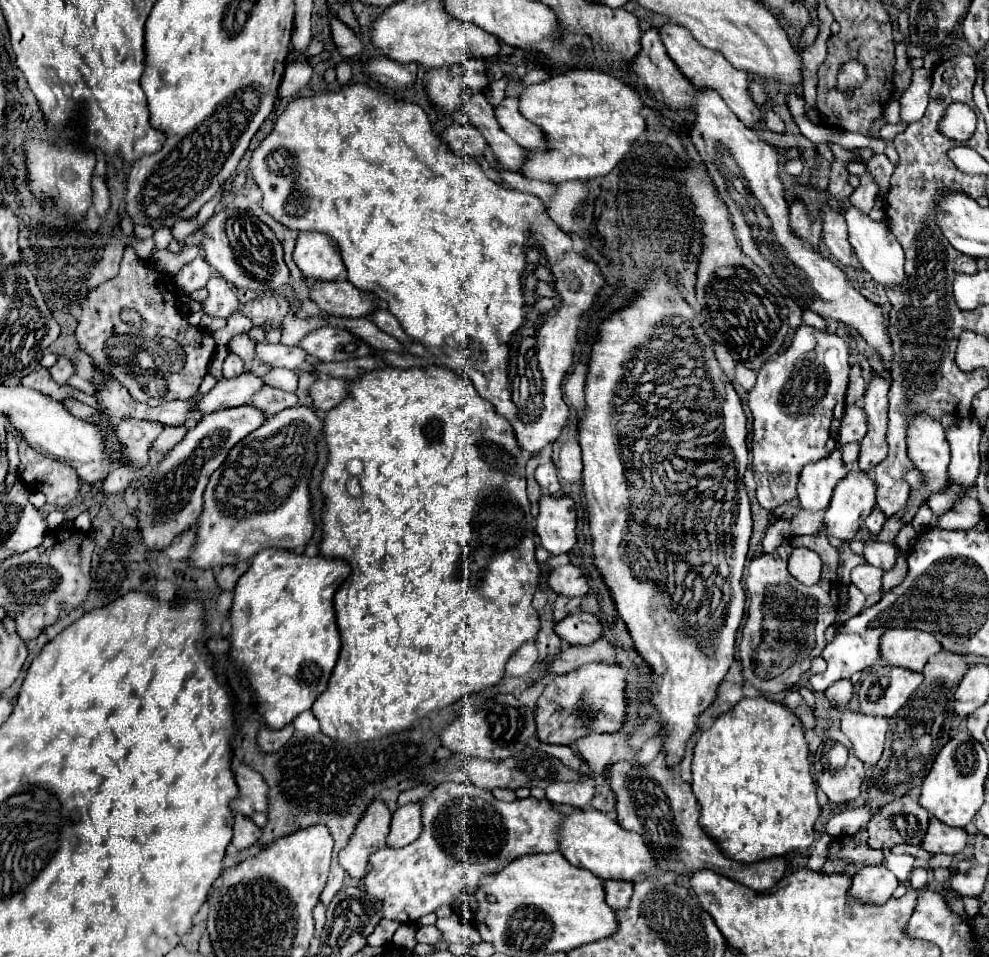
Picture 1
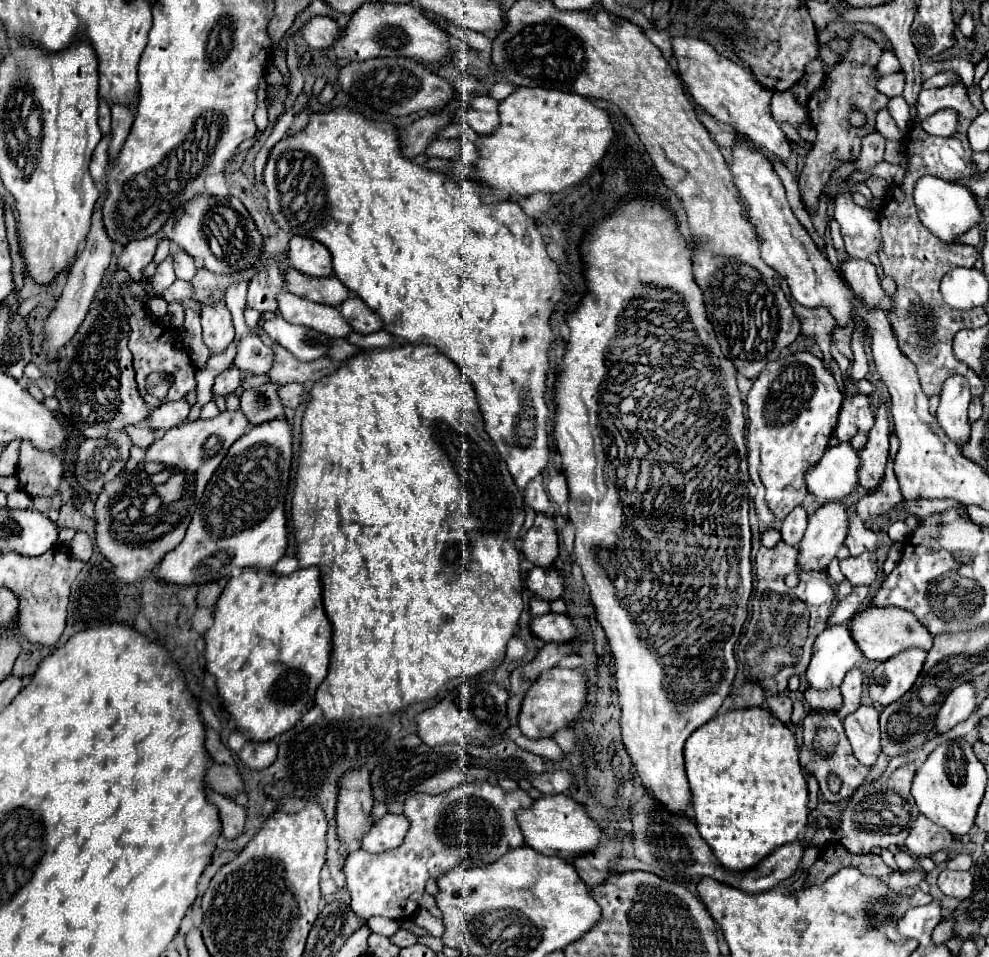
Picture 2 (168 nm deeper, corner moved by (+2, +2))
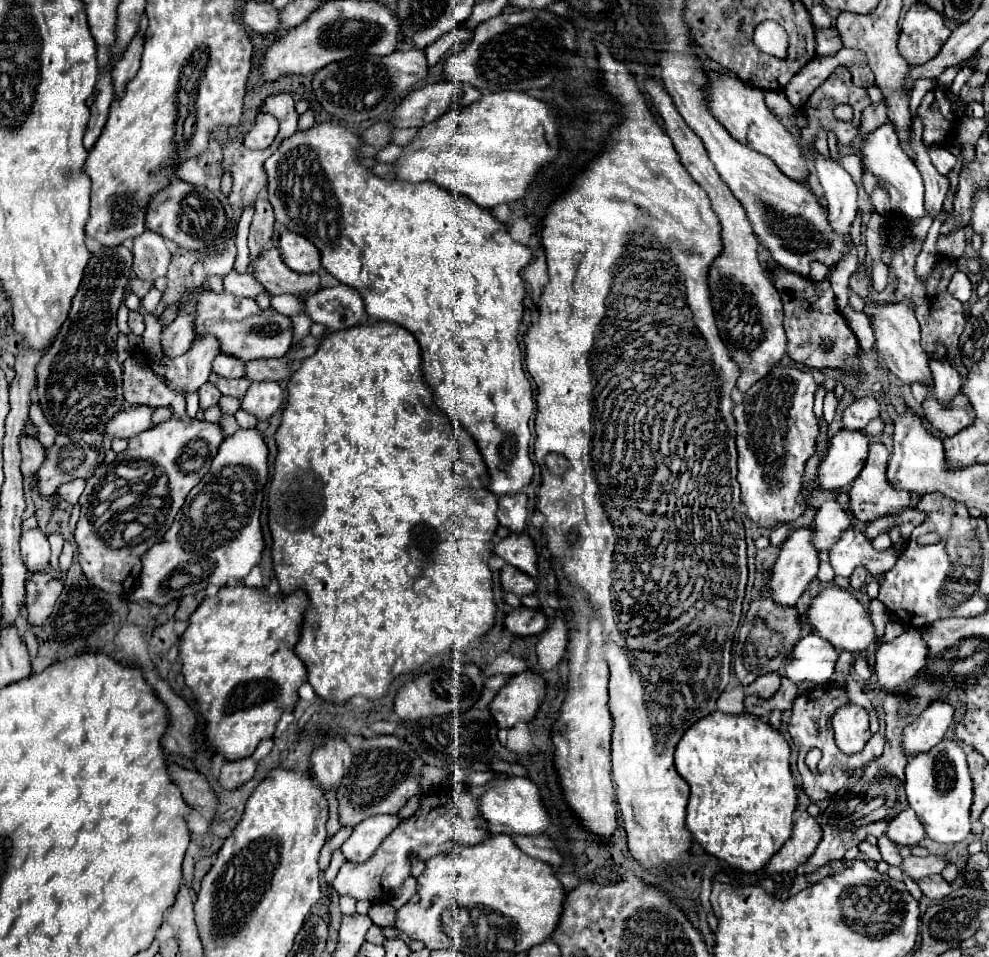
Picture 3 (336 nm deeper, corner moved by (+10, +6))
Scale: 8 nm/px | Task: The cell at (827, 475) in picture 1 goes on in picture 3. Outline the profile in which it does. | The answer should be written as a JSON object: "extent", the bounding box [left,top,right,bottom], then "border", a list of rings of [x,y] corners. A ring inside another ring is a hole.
{"extent":[818,429,868,489],"border":[[[840,429],[828,445],[828,451],[818,467],[820,489],[846,489],[862,471],[868,457],[868,437],[862,431]]]}

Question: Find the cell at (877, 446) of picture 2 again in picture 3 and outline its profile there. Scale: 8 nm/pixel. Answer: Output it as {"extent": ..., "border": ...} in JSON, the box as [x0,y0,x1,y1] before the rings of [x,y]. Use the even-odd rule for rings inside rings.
{"extent":[850,441,914,521],"border":[[[878,441],[870,443],[866,465],[864,465],[864,469],[860,471],[860,475],[854,479],[854,483],[850,487],[850,511],[854,513],[856,519],[860,519],[860,521],[874,521],[878,517],[900,513],[900,511],[912,507],[912,503],[914,503],[912,493],[892,489],[890,483],[886,481],[886,465],[888,465],[888,451],[886,451],[886,447],[882,443],[878,443]]]}

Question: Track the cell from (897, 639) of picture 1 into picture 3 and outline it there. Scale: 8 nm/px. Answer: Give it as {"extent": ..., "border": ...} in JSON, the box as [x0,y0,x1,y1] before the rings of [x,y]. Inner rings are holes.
{"extent":[808,587,878,655],"border":[[[828,587],[812,599],[810,609],[808,609],[808,621],[812,623],[818,635],[828,639],[840,651],[850,651],[854,655],[860,655],[872,643],[878,643],[878,635],[874,631],[874,623],[868,609],[852,593],[840,587]]]}

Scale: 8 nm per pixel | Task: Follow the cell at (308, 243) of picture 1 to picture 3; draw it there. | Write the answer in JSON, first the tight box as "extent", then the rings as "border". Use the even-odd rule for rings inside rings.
{"extent":[280,231,320,273],"border":[[[284,231],[280,235],[280,251],[284,263],[296,273],[318,273],[320,271],[320,251],[302,235],[294,231]]]}

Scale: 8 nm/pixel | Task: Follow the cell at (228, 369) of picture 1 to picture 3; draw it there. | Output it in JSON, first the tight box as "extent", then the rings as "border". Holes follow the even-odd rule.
{"extent":[198,383,222,409],"border":[[[204,383],[204,387],[200,387],[198,395],[200,395],[200,407],[202,409],[208,409],[208,407],[216,405],[218,399],[222,397],[222,393],[218,391],[218,387],[214,383]]]}

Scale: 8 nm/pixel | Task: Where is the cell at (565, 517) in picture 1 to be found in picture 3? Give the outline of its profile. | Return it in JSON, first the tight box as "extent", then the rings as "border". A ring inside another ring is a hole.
{"extent":[494,533,538,577],"border":[[[510,533],[506,539],[494,545],[494,553],[506,559],[520,571],[536,577],[538,575],[538,553],[532,537],[526,533]]]}

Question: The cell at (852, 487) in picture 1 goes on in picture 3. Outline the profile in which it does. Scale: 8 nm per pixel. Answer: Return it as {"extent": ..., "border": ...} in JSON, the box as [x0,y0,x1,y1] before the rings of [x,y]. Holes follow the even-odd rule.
{"extent":[770,527,818,605],"border":[[[812,527],[796,529],[780,549],[772,567],[770,587],[778,605],[796,605],[818,573],[818,549],[812,547]]]}

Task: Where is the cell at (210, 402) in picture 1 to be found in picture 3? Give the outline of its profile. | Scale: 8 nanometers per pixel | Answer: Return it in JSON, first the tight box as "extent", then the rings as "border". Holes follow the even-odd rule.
{"extent":[104,405,154,437],"border":[[[126,405],[120,413],[114,415],[112,421],[108,421],[104,435],[112,435],[112,437],[136,437],[142,431],[146,431],[148,427],[152,427],[152,413],[154,407],[136,407],[136,405]]]}

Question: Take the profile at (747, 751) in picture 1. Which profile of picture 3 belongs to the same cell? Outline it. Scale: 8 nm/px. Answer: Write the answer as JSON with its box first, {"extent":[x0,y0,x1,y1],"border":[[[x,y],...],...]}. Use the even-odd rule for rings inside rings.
{"extent":[674,711,798,873],"border":[[[714,711],[706,717],[702,717],[696,725],[692,725],[684,733],[684,737],[680,739],[680,743],[676,747],[674,763],[676,763],[676,771],[680,773],[680,777],[690,785],[690,799],[688,799],[688,809],[686,809],[686,827],[694,835],[694,839],[704,847],[706,853],[710,853],[716,859],[726,861],[730,867],[734,867],[738,871],[746,871],[746,873],[762,871],[768,865],[770,857],[784,845],[784,841],[790,839],[790,831],[792,831],[792,817],[794,817],[794,809],[796,809],[798,791],[796,791],[794,777],[790,773],[788,759],[790,759],[790,747],[788,747],[786,739],[776,729],[772,729],[772,725],[766,719],[760,719],[760,717],[754,717],[754,715],[748,715],[748,713],[728,715],[728,713],[722,713],[722,711]]]}

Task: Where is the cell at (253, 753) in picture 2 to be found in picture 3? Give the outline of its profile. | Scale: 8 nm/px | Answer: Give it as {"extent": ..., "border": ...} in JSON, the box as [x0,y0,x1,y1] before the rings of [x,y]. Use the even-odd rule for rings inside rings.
{"extent":[220,757,256,789],"border":[[[254,757],[236,759],[236,761],[224,761],[222,771],[220,771],[220,783],[226,789],[234,789],[234,787],[246,783],[248,779],[252,779],[254,771],[256,771]]]}

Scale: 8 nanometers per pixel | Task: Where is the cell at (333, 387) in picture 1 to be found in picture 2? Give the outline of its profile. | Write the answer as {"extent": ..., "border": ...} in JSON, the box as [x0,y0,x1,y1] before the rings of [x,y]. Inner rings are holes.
{"extent":[278,383,304,409],"border":[[[288,383],[288,385],[280,385],[280,389],[278,389],[278,397],[280,397],[280,401],[282,401],[282,405],[284,407],[290,407],[290,409],[296,409],[304,399],[302,399],[302,395],[304,395],[304,385],[300,385],[300,383]]]}

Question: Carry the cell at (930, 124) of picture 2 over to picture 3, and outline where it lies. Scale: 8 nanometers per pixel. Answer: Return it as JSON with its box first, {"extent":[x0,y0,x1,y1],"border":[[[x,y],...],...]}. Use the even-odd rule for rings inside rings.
{"extent":[910,113,950,217],"border":[[[916,113],[910,123],[910,149],[914,151],[914,163],[926,185],[926,205],[930,205],[928,215],[936,217],[936,213],[942,209],[942,203],[950,191],[950,181],[948,181],[948,177],[940,175],[934,169],[934,165],[928,157],[928,149],[922,141],[922,133],[924,133],[924,123],[920,121],[920,117]]]}

